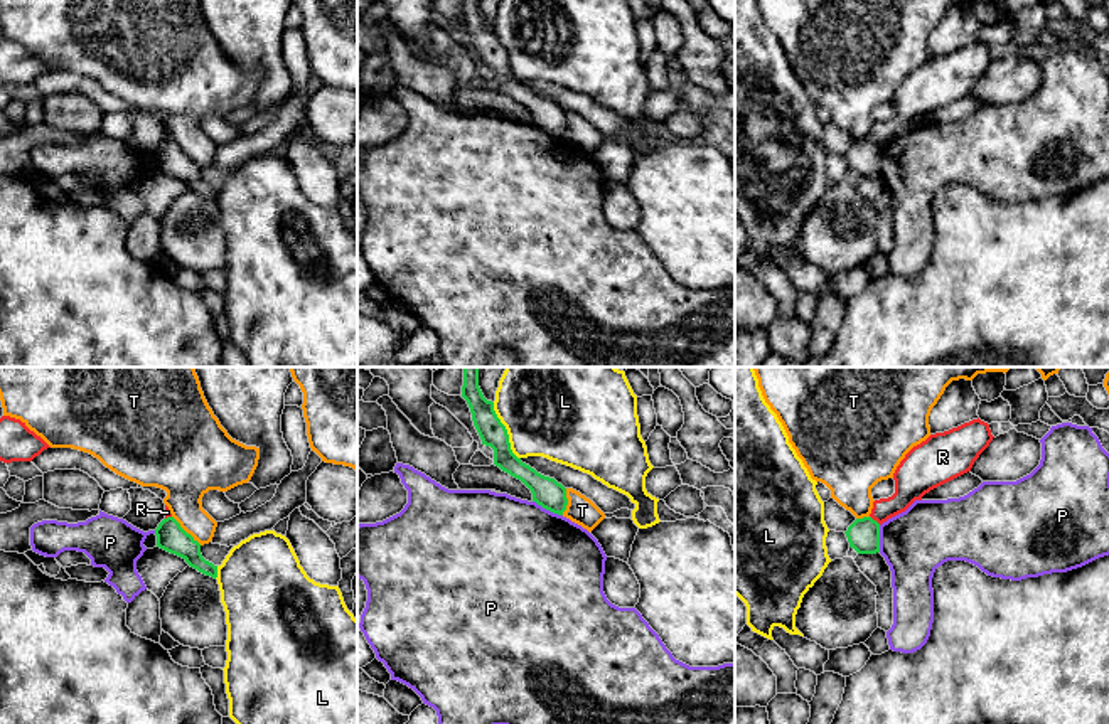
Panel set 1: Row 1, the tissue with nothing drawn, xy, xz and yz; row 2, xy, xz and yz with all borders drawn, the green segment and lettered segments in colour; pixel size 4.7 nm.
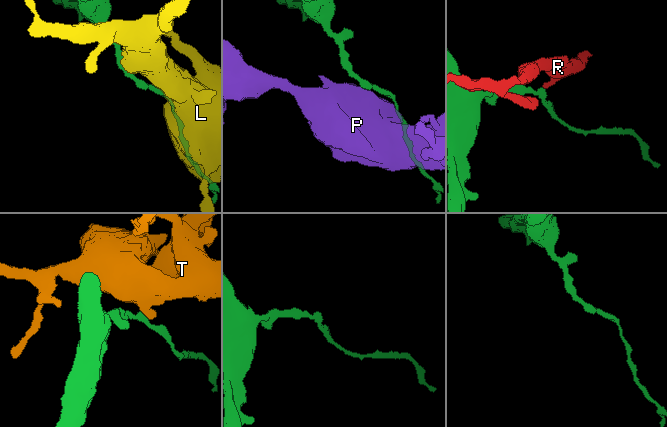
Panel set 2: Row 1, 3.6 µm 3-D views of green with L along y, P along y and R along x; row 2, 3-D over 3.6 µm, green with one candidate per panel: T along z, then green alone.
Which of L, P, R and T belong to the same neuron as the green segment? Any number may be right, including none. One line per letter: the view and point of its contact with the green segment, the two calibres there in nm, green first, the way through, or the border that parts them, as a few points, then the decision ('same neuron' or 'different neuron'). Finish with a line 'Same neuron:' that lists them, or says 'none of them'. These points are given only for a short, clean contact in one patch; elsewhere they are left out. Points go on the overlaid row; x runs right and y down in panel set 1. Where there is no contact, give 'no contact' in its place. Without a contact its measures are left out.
L: contact xz (506, 431); calibres 130 and 480 nm; different neuron
P: contact xz (548, 509); calibres 140 and 480 nm; different neuron
R: contact yz (875, 521); calibres 160 and 160 nm; border yz (870, 516), (880, 524); different neuron
T: contact xy (184, 531); calibres 140 and 220 nm; border xy (172, 516), (201, 544); different neuron
Same neuron: none of them

